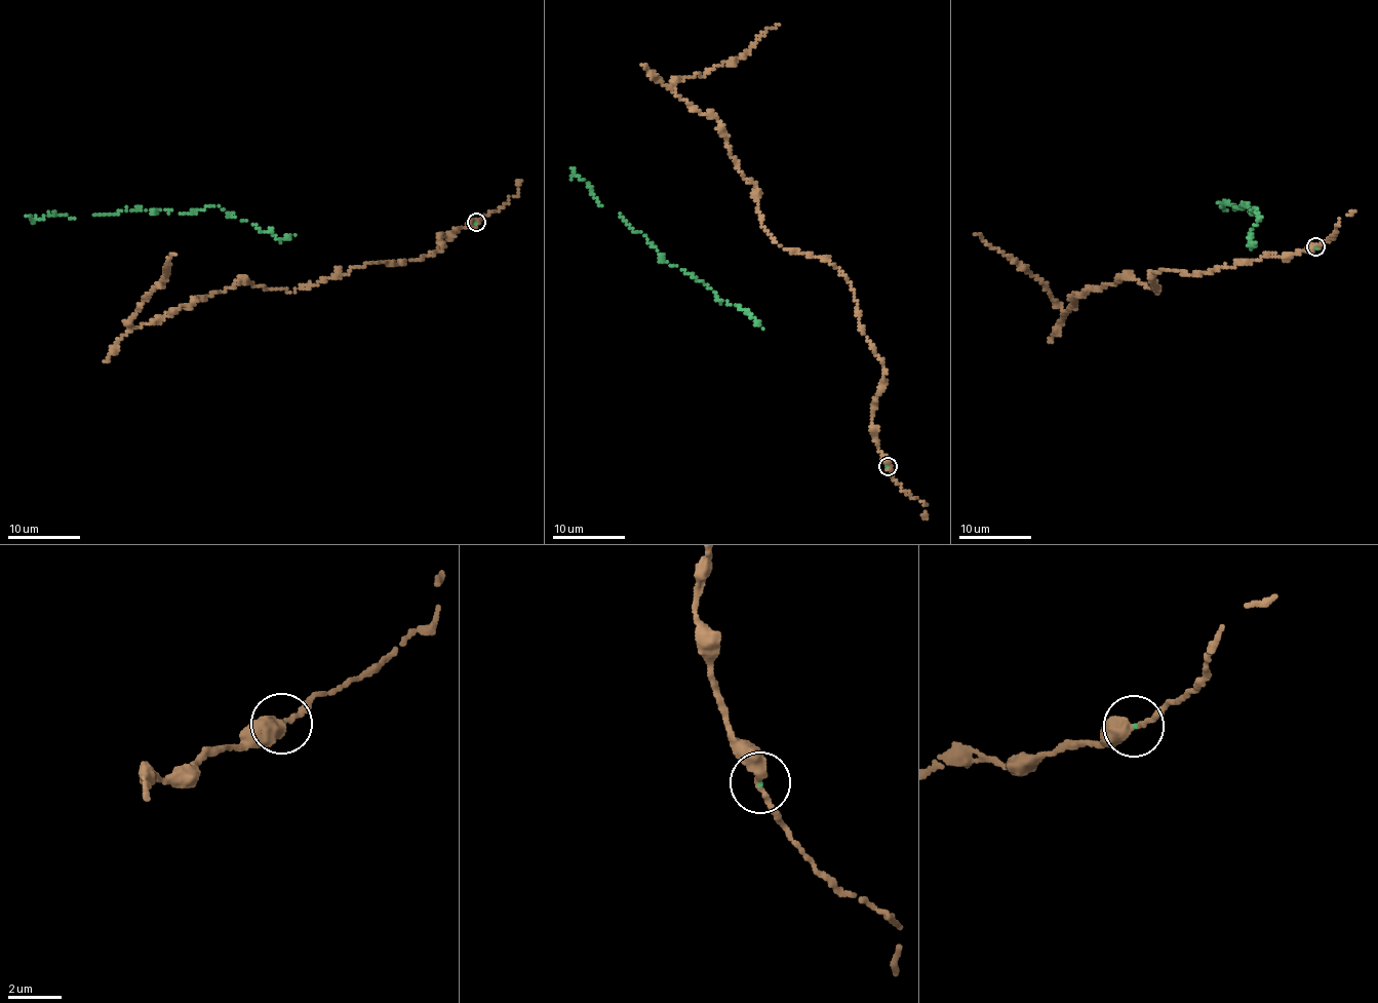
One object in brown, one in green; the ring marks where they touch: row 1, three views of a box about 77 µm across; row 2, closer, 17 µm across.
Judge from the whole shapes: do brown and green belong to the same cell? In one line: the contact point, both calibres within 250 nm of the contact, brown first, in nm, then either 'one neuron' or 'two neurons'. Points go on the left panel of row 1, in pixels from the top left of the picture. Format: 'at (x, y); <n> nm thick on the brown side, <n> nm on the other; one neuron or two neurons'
at (476, 222); 340 nm thick on the brown side, 70 nm on the other; two neurons

